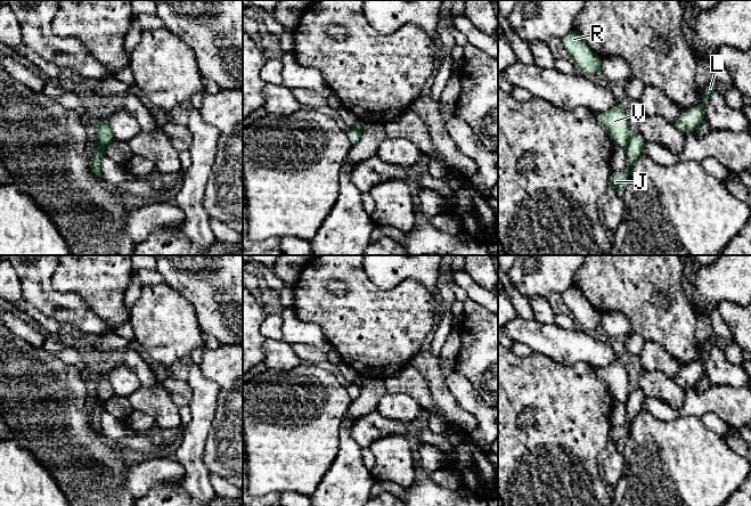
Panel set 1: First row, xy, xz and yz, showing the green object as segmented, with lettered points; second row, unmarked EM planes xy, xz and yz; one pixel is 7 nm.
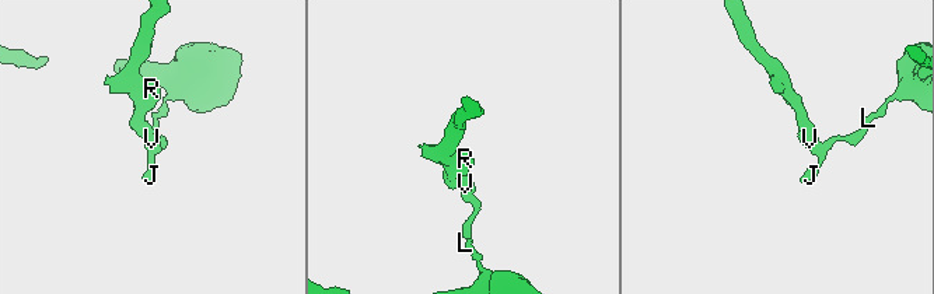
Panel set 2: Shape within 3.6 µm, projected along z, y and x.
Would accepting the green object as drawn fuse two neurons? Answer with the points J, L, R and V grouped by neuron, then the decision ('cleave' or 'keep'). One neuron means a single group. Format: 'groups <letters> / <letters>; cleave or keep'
groups J L / R V; cleave

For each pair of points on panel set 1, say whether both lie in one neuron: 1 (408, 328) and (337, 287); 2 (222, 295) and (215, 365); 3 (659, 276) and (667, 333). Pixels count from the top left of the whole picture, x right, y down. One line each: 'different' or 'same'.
1: different
2: different
3: same

